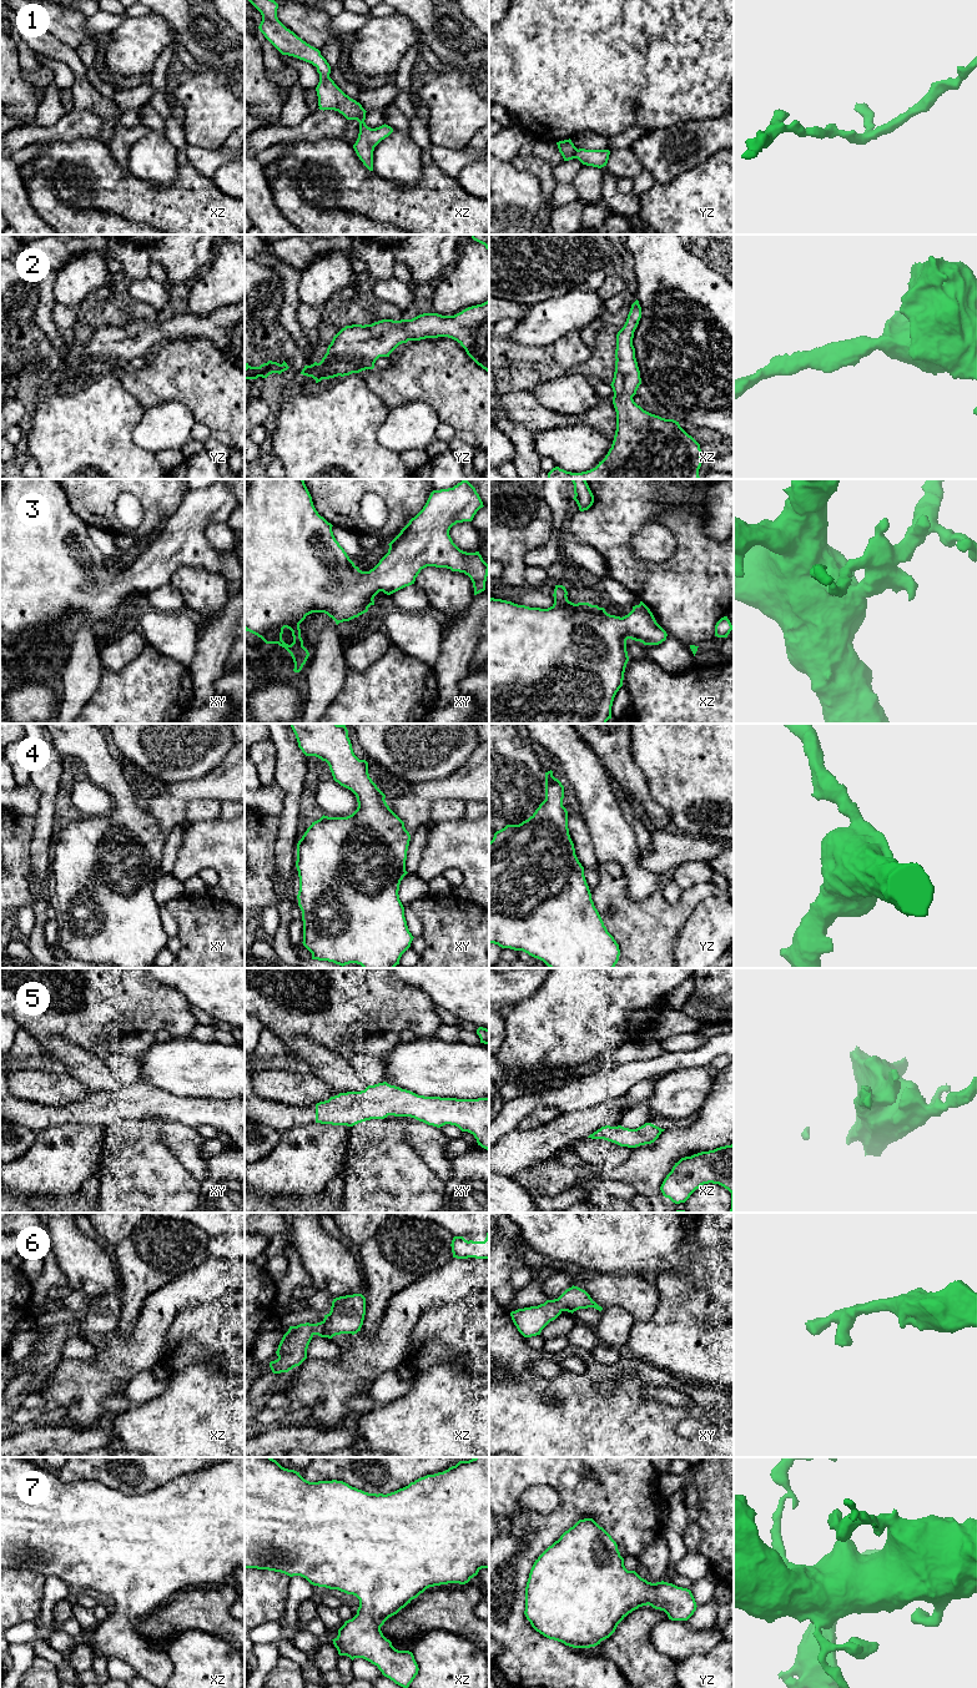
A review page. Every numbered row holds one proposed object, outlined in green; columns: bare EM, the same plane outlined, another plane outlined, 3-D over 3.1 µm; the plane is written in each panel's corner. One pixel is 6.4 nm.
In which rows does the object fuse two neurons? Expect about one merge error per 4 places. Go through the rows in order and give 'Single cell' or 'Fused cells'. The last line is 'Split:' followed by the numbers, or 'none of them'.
1: Single cell
2: Single cell
3: Single cell
4: Single cell
5: Single cell
6: Single cell
7: Single cell
Split: none of them

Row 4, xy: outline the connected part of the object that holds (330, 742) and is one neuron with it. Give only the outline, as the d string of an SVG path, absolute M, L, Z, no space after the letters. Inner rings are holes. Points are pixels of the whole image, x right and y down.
M289 724L298 747L306 756L316 756L322 761L326 761L332 772L333 780L341 786L351 790L358 802L357 810L347 817L328 817L322 816L319 820L312 822L307 828L302 838L297 843L297 861L296 867L299 877L299 891L297 895L298 906L302 911L303 921L303 946L312 953L312 959L328 961L339 966L346 966L349 963L361 964L363 968L394 968L399 964L402 954L411 947L413 936L408 929L407 921L404 917L404 907L399 900L399 885L403 877L408 873L406 871L407 851L411 841L411 835L404 827L404 822L389 808L386 802L386 795L377 787L368 774L368 762L366 760L359 760L352 749L351 740L348 737L348 730L346 725L338 724Z

